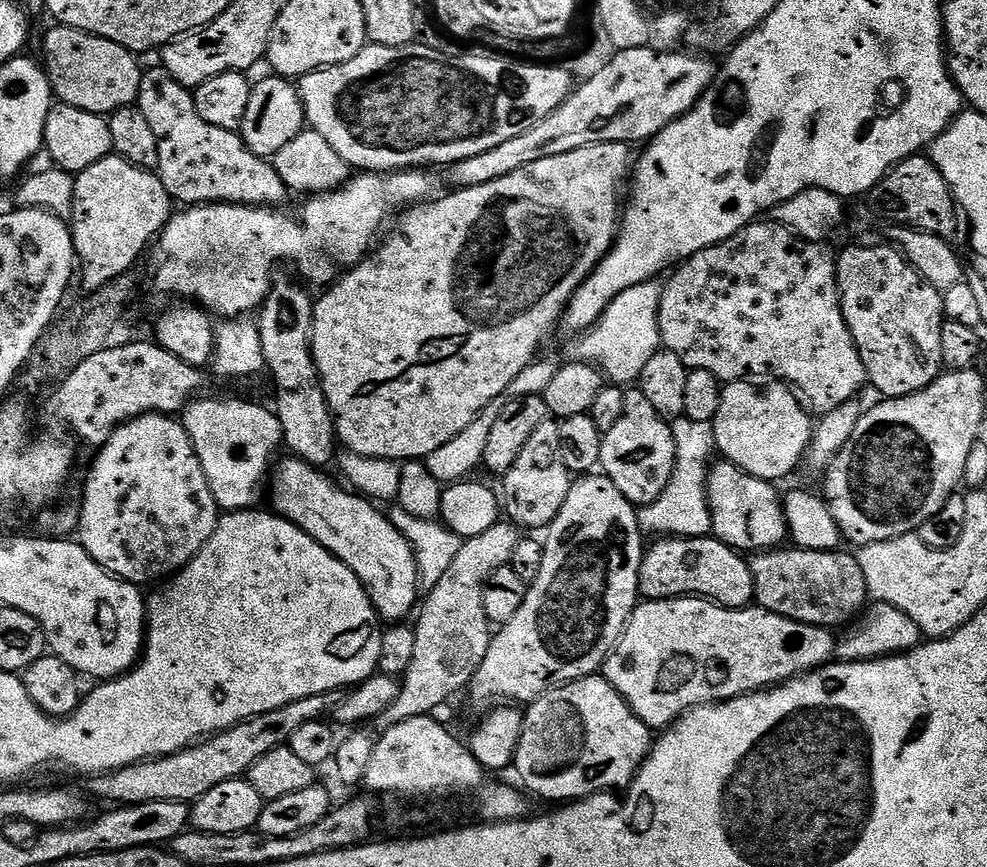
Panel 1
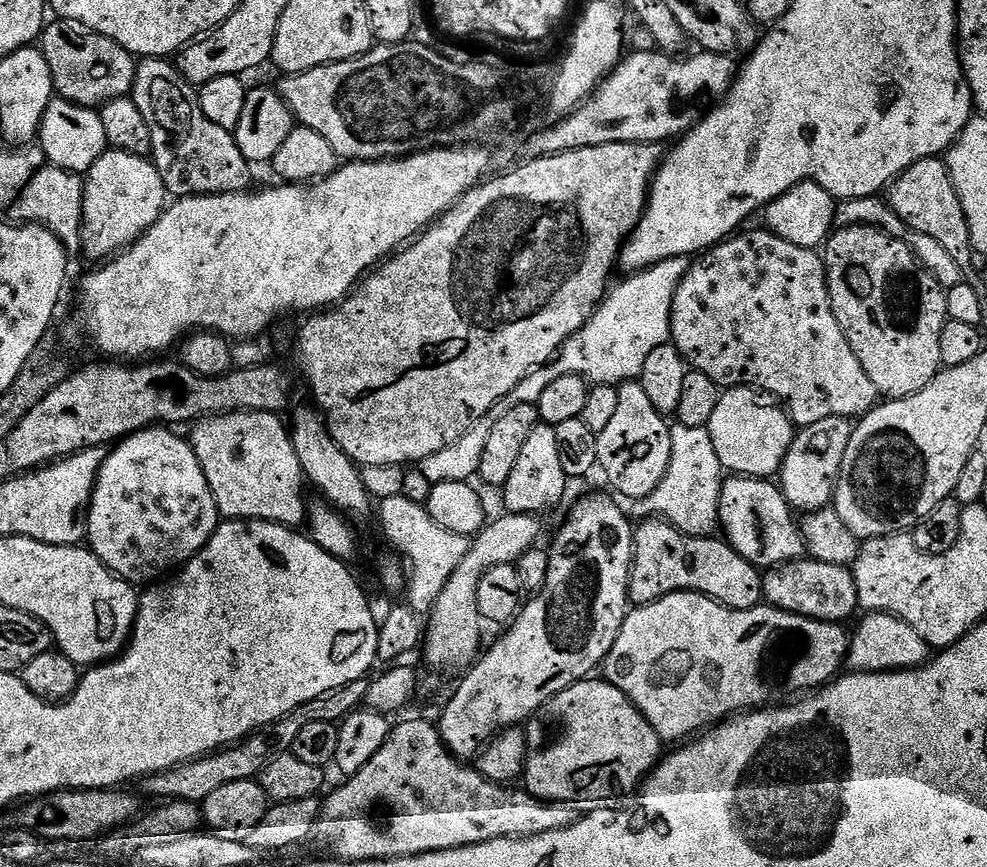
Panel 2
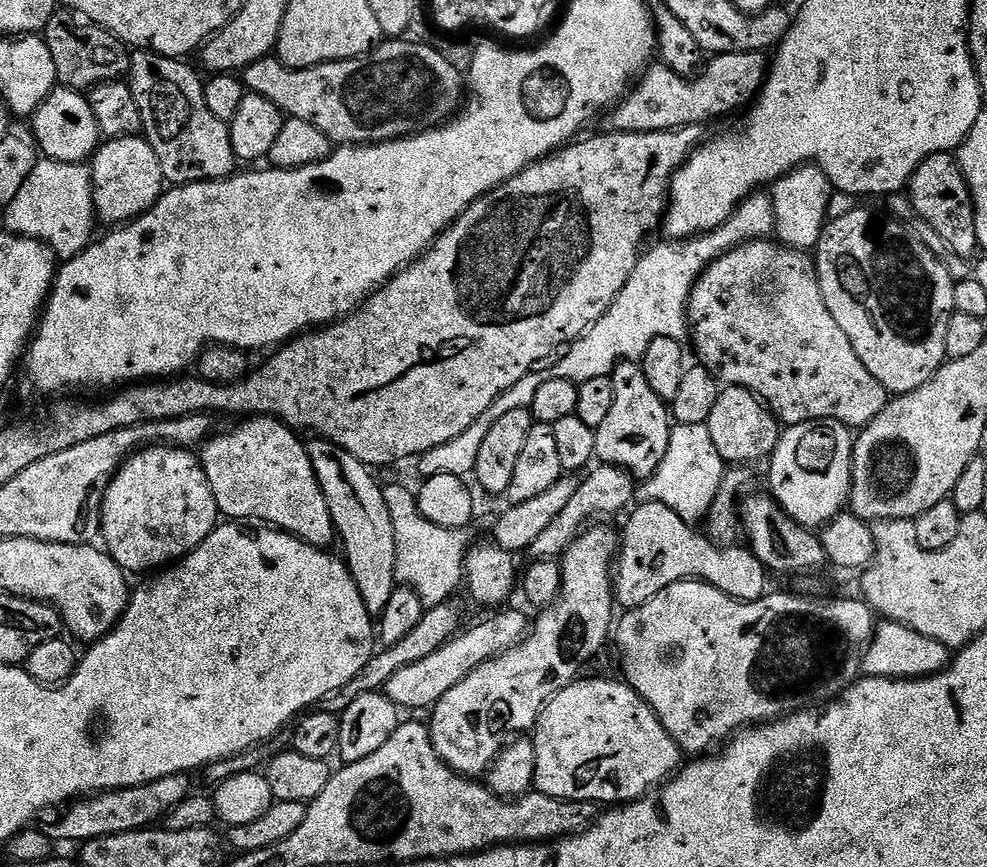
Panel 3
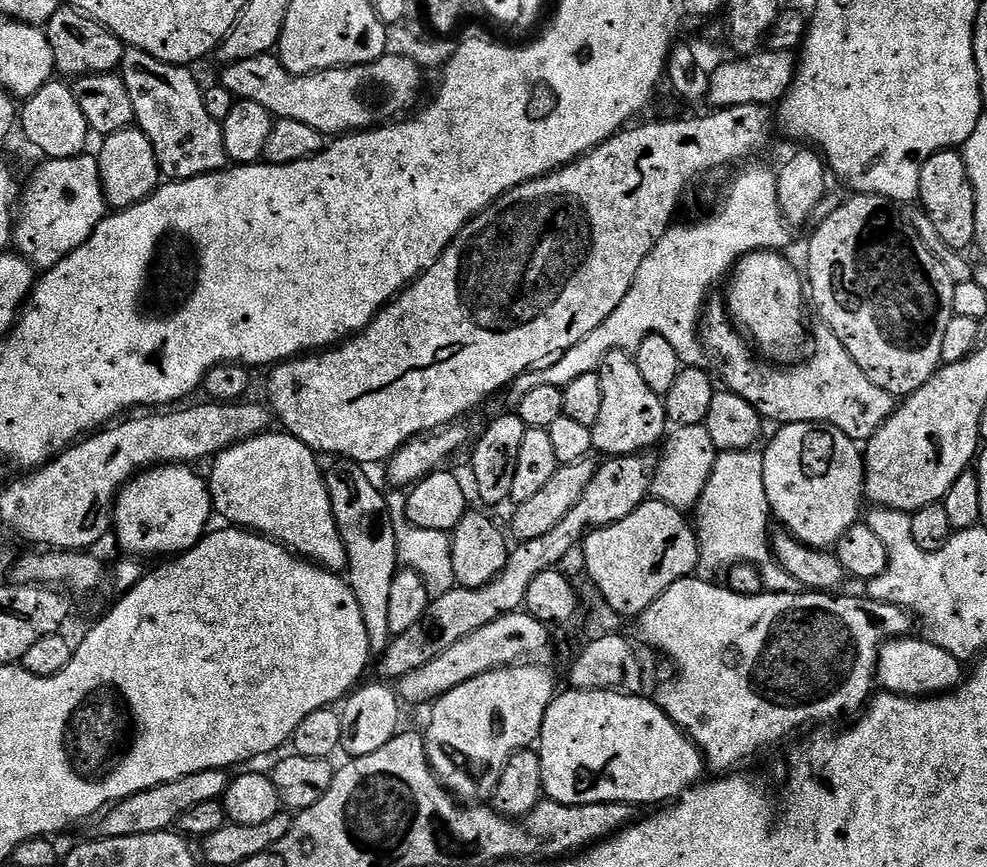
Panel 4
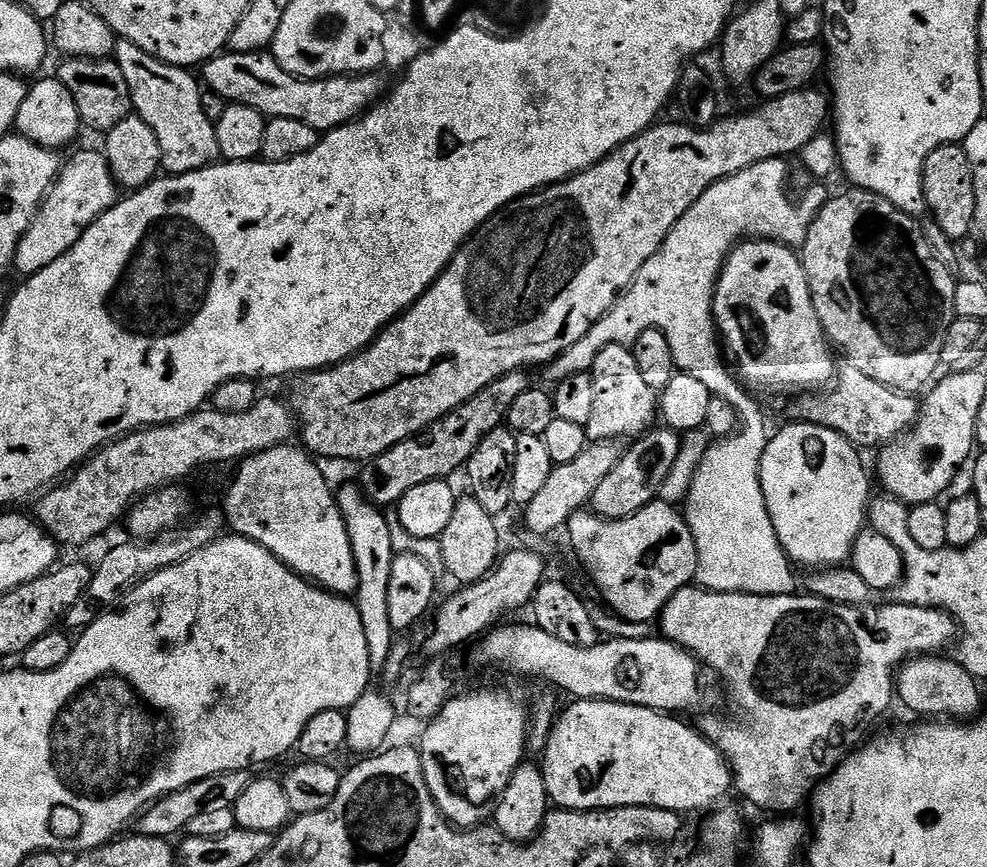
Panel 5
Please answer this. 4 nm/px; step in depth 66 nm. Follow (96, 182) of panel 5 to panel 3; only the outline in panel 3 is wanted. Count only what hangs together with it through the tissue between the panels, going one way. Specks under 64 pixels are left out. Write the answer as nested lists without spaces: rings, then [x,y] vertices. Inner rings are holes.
[[[41,159],[34,166],[30,178],[15,198],[3,209],[4,224],[14,236],[36,240],[52,251],[57,261],[73,260],[93,243],[92,227],[98,224],[92,170],[87,163],[67,164],[57,160]]]

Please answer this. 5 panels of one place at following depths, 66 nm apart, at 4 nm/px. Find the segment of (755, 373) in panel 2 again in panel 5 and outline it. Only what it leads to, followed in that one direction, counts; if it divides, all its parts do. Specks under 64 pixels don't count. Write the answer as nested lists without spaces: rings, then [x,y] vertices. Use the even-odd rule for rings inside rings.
[[[845,363],[839,369],[838,383],[828,391],[823,394],[801,395],[795,401],[796,412],[800,415],[797,417],[801,421],[821,424],[823,428],[841,432],[860,450],[876,450],[883,445],[891,444],[916,423],[916,418],[920,414],[920,404],[915,395],[897,392],[895,388],[874,382],[866,378],[866,374],[862,374],[862,370],[858,370],[853,364]]]

